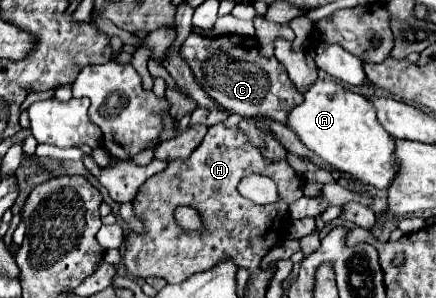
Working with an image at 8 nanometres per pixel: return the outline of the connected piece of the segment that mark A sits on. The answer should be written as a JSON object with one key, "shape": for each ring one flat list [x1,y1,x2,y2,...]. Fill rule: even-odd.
{"shape":[[317,79,303,97,305,101,289,113,289,129,293,129,311,151,341,173,347,173,375,189,389,189,399,175,395,137,379,125,375,107,369,99,345,89,341,83,321,79]]}

